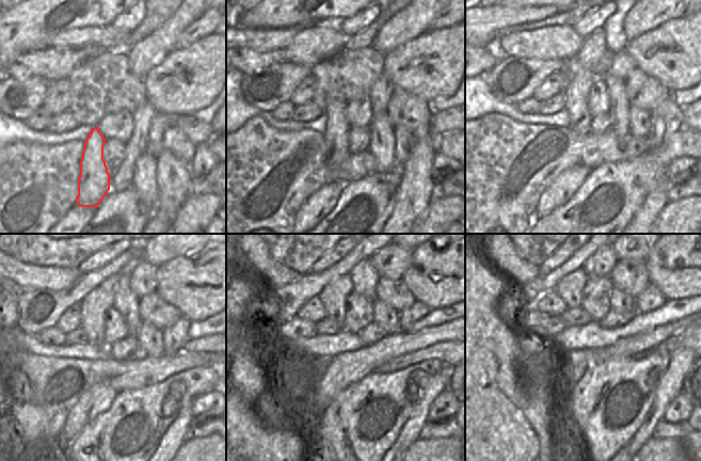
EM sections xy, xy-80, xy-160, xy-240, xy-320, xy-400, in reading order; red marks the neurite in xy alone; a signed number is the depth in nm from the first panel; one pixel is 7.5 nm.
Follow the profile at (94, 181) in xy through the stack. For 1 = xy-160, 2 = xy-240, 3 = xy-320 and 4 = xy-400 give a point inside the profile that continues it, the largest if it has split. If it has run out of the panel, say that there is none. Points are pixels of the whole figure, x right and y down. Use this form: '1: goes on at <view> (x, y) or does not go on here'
1: goes on at xy-160 (580, 78)
2: goes on at xy-240 (94, 306)
3: goes on at xy-320 (333, 296)
4: goes on at xy-400 (569, 288)

